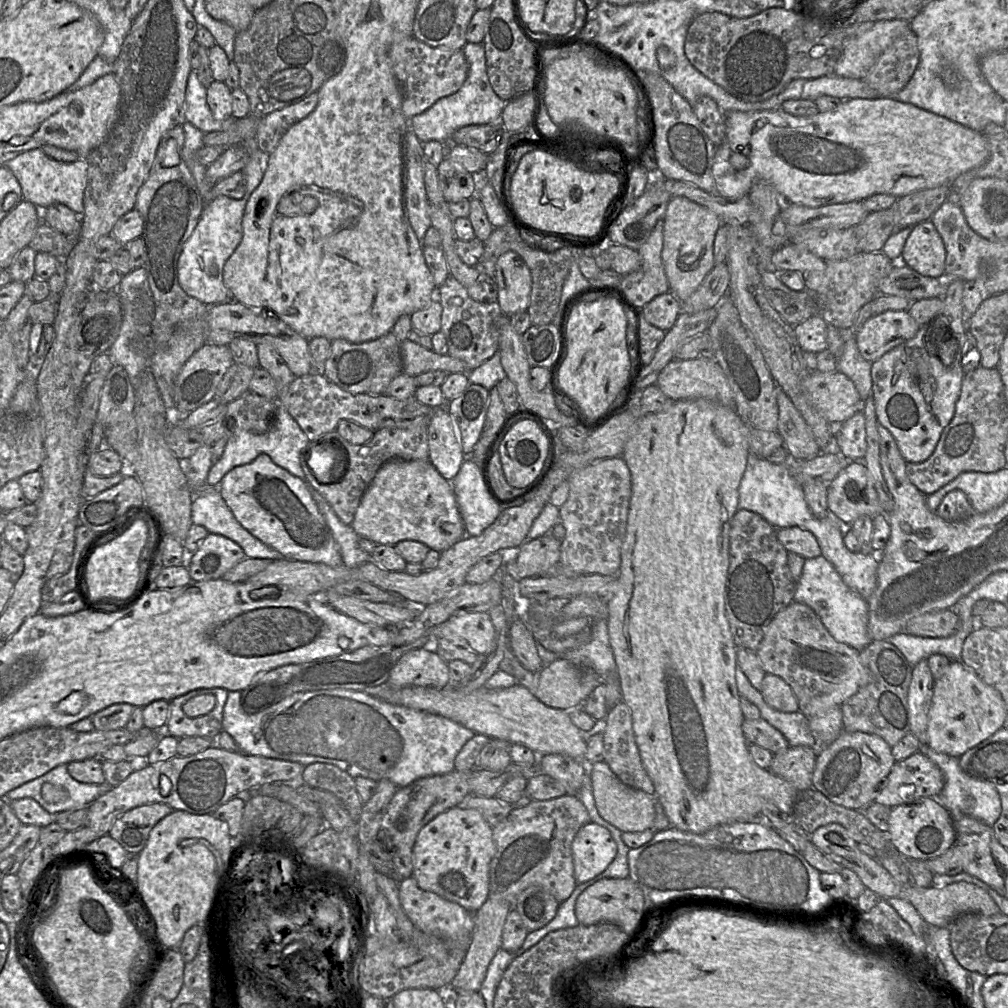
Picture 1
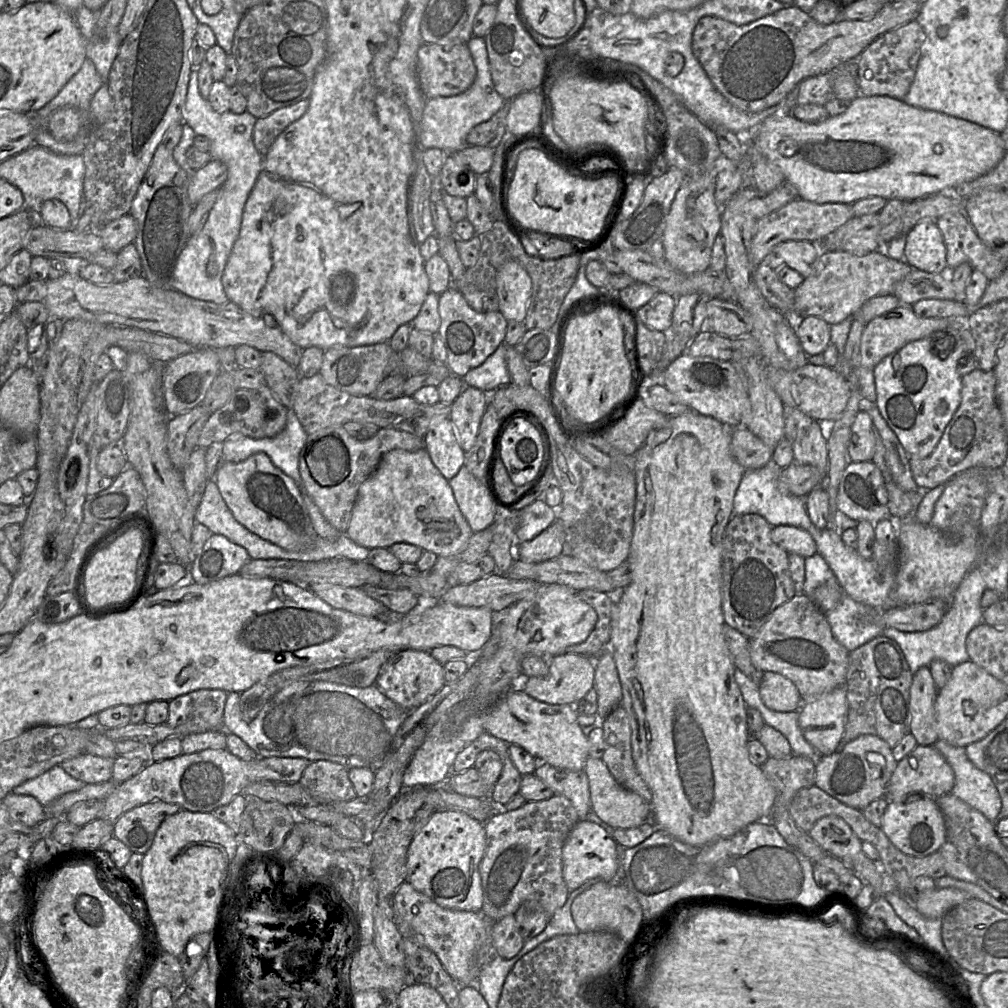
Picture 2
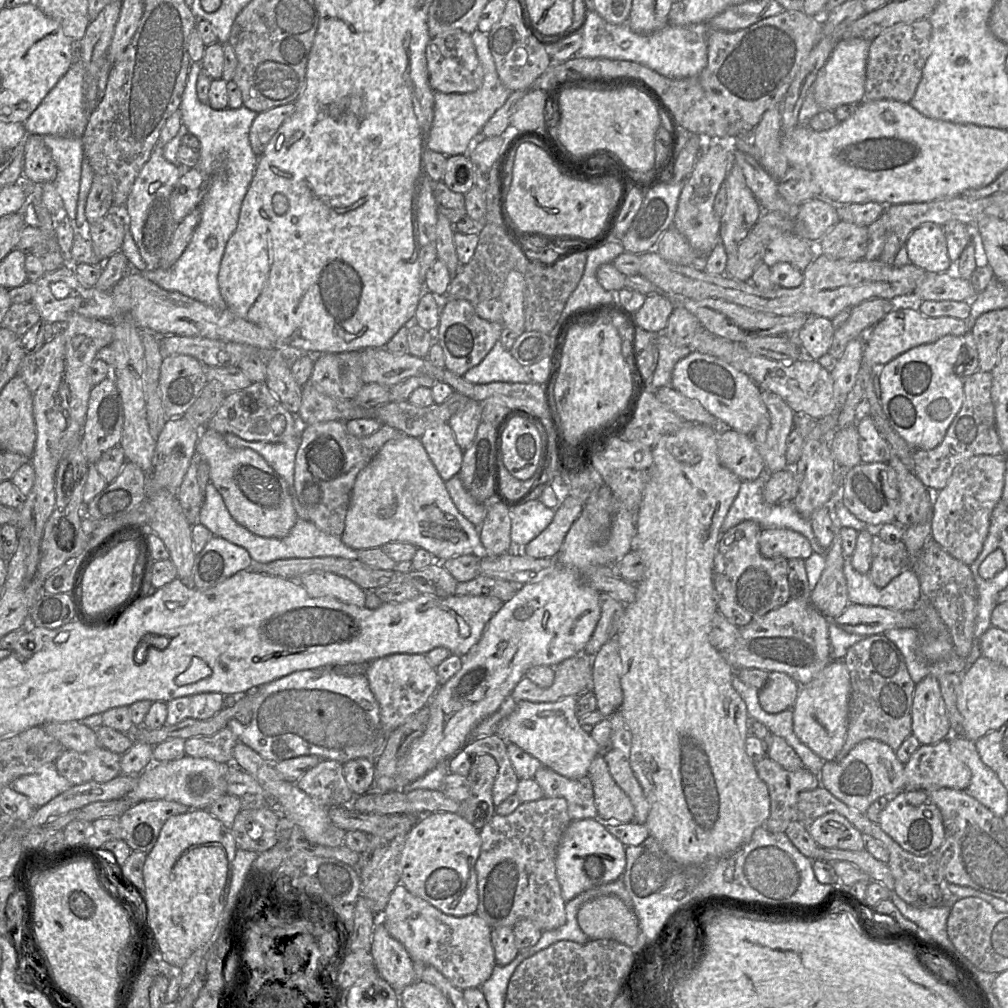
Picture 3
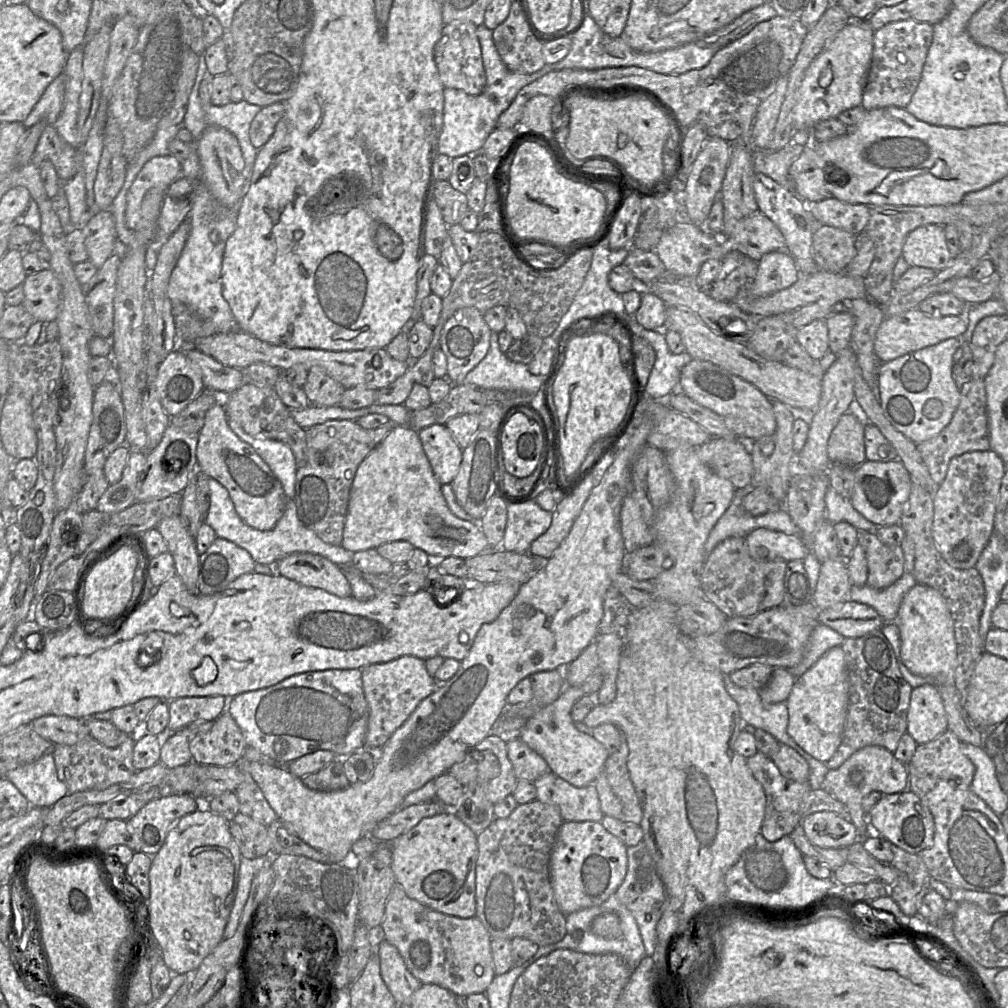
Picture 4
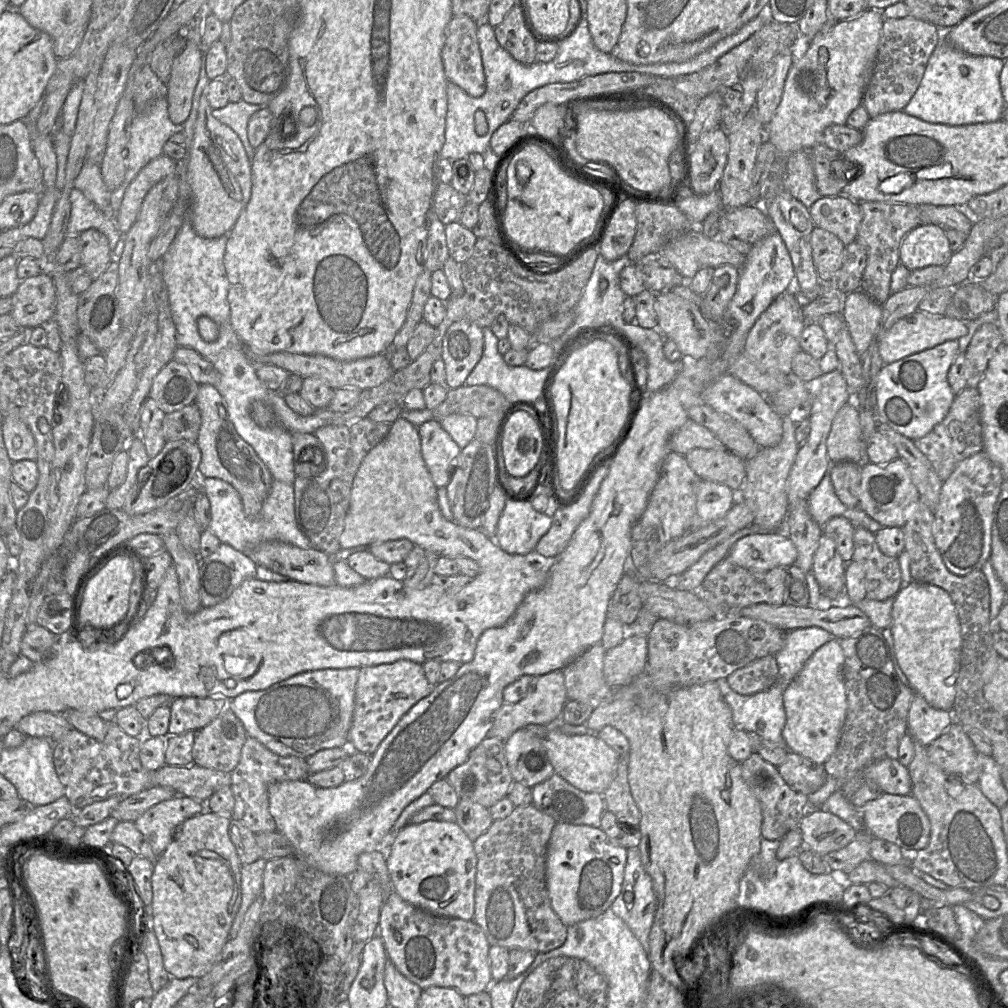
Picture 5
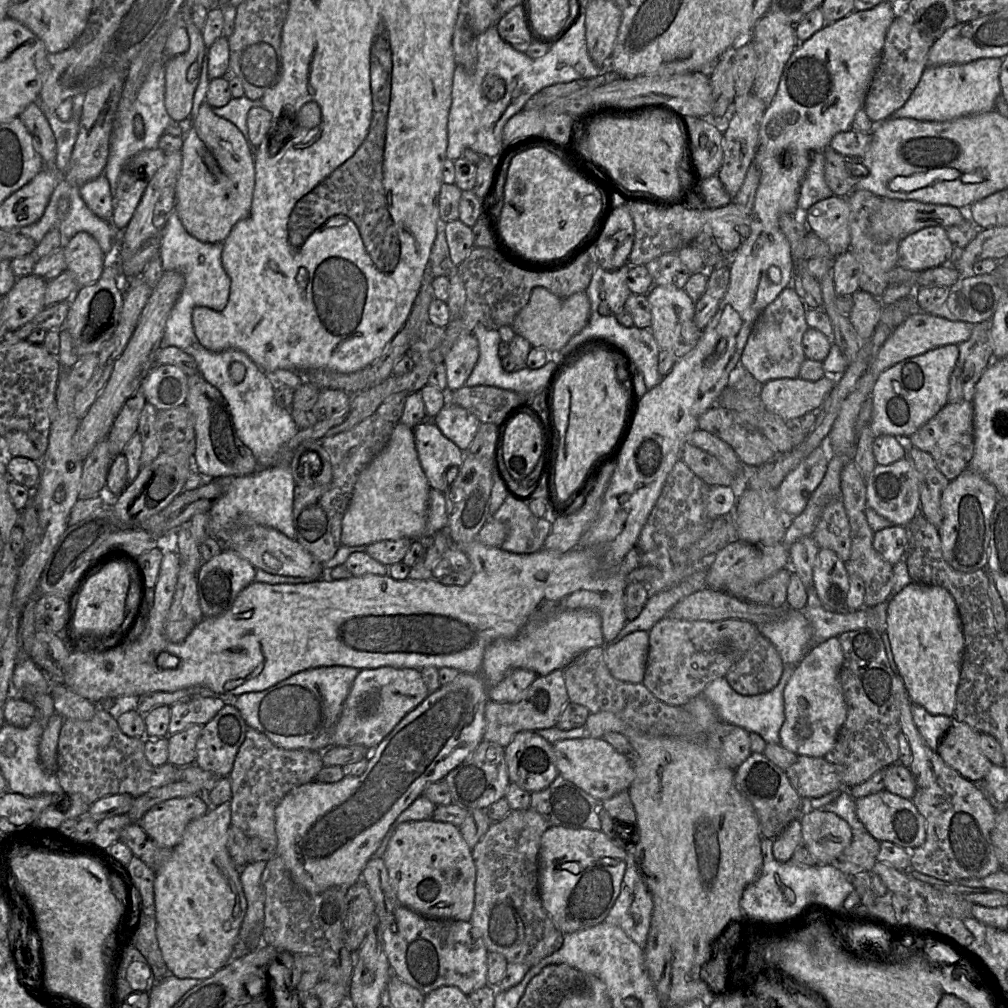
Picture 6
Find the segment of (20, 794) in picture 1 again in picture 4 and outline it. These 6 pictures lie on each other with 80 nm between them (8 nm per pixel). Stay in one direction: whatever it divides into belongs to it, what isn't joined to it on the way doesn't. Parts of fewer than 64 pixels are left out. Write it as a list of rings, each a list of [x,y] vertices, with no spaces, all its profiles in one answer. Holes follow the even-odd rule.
[[[51,752],[8,771],[5,778],[21,792],[31,807],[50,808],[68,794],[67,786],[58,778]]]

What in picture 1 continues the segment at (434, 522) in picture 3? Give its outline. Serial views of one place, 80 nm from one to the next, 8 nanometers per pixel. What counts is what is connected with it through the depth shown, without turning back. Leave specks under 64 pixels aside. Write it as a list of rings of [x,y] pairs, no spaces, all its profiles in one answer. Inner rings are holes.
[[[392,459],[383,464],[362,496],[351,527],[360,538],[377,545],[394,546],[412,540],[438,552],[447,550],[467,535],[451,482],[444,479],[430,461],[422,460]]]

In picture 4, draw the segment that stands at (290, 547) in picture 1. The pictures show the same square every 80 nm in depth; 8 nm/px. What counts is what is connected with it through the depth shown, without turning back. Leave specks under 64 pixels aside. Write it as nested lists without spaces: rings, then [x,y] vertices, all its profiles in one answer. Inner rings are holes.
[[[223,399],[206,412],[204,425],[198,434],[196,456],[197,470],[227,489],[244,523],[260,531],[269,531],[275,527],[285,510],[287,498],[283,487],[256,451],[231,430]]]

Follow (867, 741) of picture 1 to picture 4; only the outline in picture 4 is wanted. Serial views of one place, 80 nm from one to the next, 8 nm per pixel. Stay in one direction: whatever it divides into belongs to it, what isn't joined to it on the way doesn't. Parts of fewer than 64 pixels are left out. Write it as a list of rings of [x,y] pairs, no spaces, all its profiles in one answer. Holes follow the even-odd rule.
[[[866,746],[853,753],[840,767],[828,770],[823,781],[825,788],[835,799],[844,804],[860,838],[870,835],[868,816],[862,808],[862,799],[872,791],[894,794],[908,789],[908,768],[894,754],[881,746]]]

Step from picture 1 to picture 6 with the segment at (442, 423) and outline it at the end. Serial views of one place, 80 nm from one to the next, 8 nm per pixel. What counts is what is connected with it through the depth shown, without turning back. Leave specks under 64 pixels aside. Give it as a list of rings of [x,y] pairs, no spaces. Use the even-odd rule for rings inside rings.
[[[433,420],[419,423],[413,428],[413,432],[418,458],[430,487],[445,492],[449,486],[445,479],[446,471],[455,466],[459,472],[459,467],[464,459],[464,452],[440,431]]]

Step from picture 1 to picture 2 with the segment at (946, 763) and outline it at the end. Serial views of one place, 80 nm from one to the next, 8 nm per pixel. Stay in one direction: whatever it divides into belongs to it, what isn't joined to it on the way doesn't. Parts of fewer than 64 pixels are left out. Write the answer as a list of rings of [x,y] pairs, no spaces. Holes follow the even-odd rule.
[[[940,739],[932,746],[944,756],[954,772],[955,783],[950,793],[993,822],[1002,803],[991,777],[974,766],[965,747],[953,746]]]

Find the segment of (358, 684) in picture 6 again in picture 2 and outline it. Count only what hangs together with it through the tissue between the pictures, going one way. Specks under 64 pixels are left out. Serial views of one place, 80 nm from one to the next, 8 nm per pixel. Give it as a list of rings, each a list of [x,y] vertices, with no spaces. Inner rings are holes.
[[[403,650],[384,664],[375,685],[390,700],[407,712],[420,707],[446,684],[444,667],[437,662],[430,652],[420,650]]]

